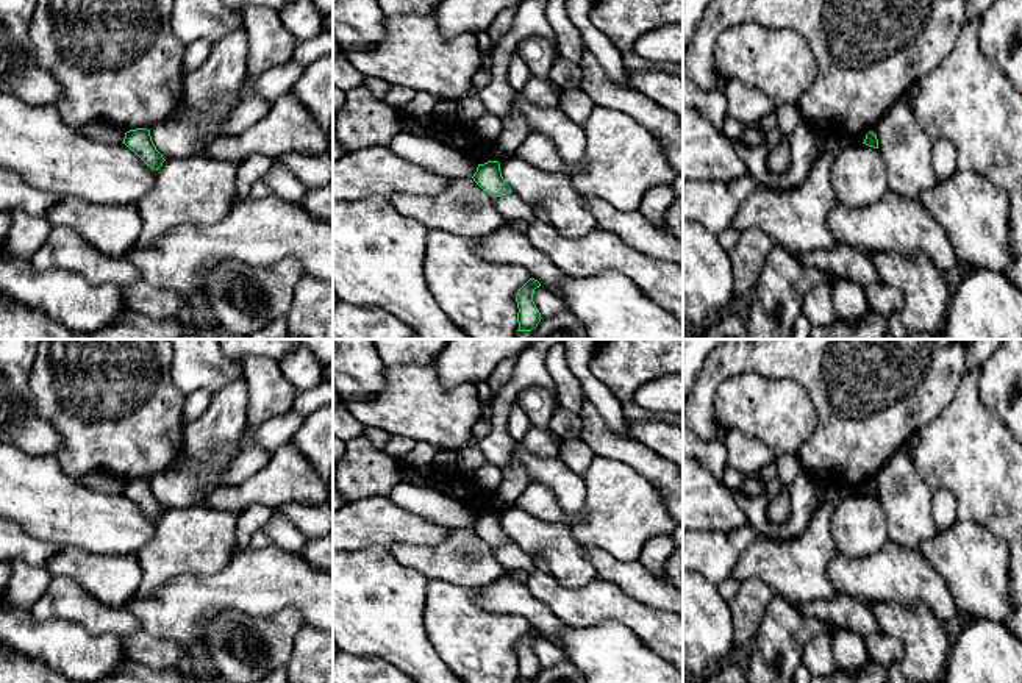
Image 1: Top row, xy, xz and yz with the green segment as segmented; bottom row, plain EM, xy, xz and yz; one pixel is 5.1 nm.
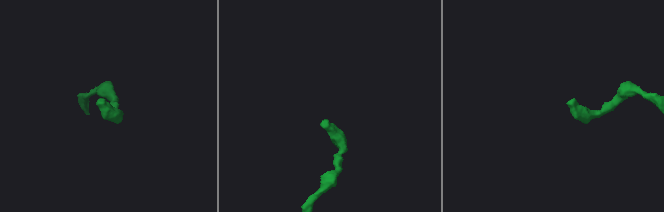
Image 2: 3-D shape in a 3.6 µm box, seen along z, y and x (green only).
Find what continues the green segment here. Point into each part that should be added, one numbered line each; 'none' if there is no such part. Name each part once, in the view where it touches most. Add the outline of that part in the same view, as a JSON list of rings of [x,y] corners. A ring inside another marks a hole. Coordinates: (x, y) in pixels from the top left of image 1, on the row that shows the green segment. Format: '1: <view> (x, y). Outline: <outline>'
none

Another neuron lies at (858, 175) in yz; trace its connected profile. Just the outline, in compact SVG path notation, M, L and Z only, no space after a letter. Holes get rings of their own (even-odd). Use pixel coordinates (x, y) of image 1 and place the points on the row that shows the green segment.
M847 141L831 167L831 184L839 203L861 208L889 192L888 167L878 148Z

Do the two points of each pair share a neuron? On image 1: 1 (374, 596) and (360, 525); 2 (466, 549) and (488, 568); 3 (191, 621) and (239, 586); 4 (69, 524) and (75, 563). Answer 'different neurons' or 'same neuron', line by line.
1: different neurons
2: same neuron
3: same neuron
4: different neurons

